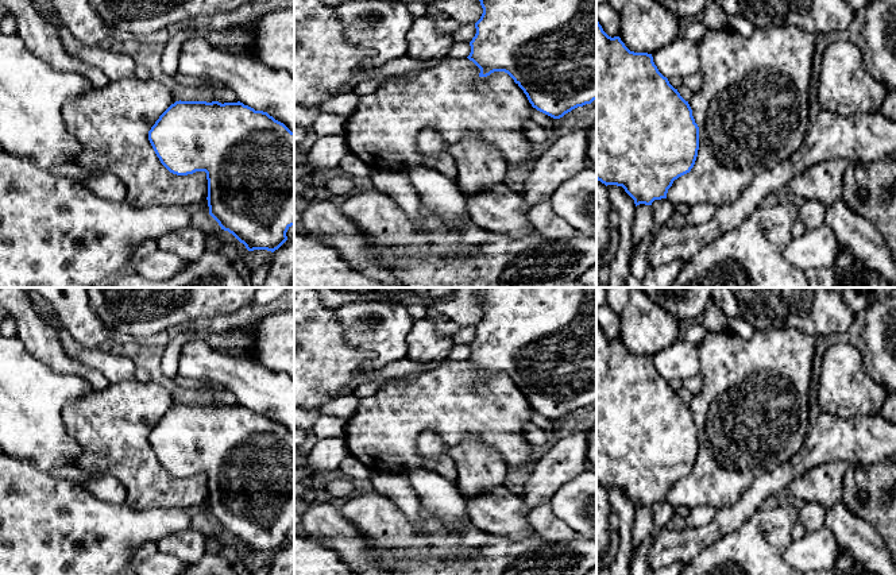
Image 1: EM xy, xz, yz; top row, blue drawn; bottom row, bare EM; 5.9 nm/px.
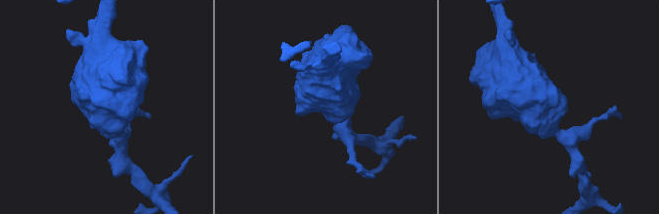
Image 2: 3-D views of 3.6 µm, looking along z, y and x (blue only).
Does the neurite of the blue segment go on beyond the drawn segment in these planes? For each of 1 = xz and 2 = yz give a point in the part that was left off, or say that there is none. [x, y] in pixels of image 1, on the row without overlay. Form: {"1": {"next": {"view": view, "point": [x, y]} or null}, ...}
{"1": {"next": null}, "2": {"next": null}}

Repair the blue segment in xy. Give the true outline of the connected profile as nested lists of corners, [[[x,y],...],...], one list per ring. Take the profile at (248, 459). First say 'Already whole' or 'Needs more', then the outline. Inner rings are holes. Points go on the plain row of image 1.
Already whole. [[[175,404],[148,433],[161,466],[173,476],[205,474],[209,517],[248,553],[274,555],[294,528],[294,435],[243,405]]]

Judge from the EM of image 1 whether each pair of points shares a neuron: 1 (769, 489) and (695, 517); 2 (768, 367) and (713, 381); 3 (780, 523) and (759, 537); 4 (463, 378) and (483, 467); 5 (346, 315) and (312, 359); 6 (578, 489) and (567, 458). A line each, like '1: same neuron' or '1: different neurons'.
1: different neurons
2: same neuron
3: same neuron
4: different neurons
5: different neurons
6: different neurons

